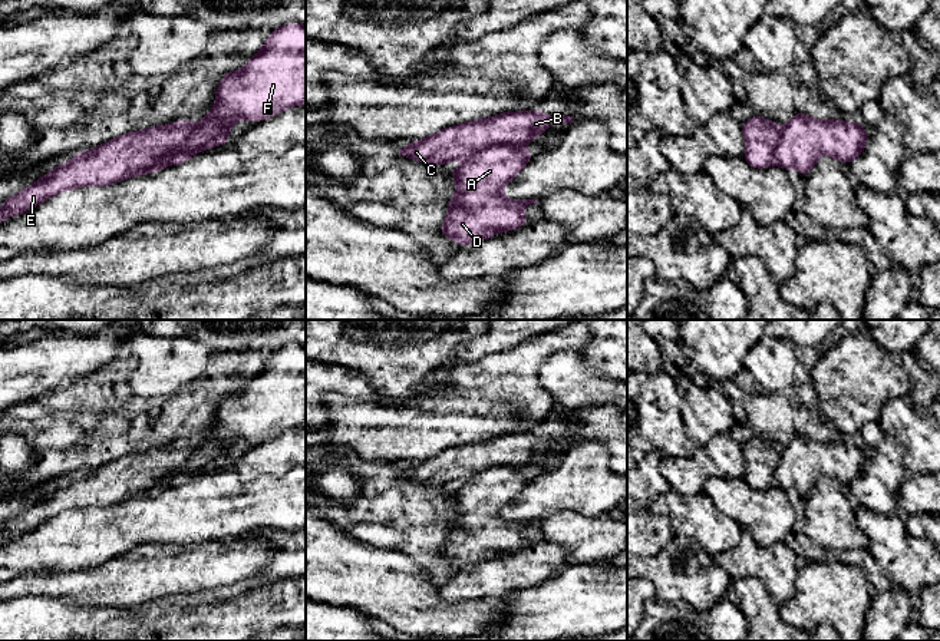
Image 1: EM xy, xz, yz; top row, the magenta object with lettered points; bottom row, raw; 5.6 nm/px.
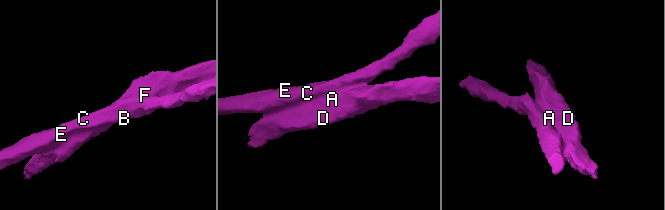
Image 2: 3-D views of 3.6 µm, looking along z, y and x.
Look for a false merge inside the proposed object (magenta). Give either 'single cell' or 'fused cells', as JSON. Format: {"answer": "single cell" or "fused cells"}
{"answer": "fused cells"}

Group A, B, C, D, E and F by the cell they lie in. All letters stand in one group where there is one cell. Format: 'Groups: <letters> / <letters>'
Groups: A D F / B C E

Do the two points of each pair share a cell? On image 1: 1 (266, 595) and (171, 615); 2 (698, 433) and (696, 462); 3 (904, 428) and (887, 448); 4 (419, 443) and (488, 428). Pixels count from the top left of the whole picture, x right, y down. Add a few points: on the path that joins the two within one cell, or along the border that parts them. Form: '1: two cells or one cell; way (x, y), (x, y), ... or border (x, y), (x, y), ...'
1: one cell; way (243, 615), (194, 615)
2: two cells; border (728, 432), (713, 435), (698, 448)
3: two cells; border (886, 433), (899, 445), (906, 471)
4: one cell; way (436, 432), (442, 428), (471, 428)

